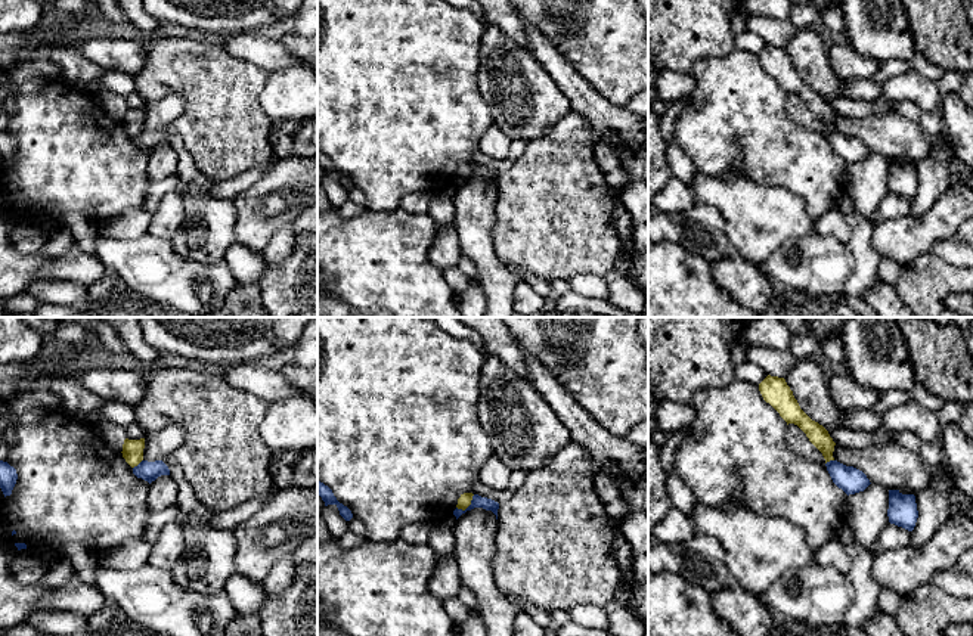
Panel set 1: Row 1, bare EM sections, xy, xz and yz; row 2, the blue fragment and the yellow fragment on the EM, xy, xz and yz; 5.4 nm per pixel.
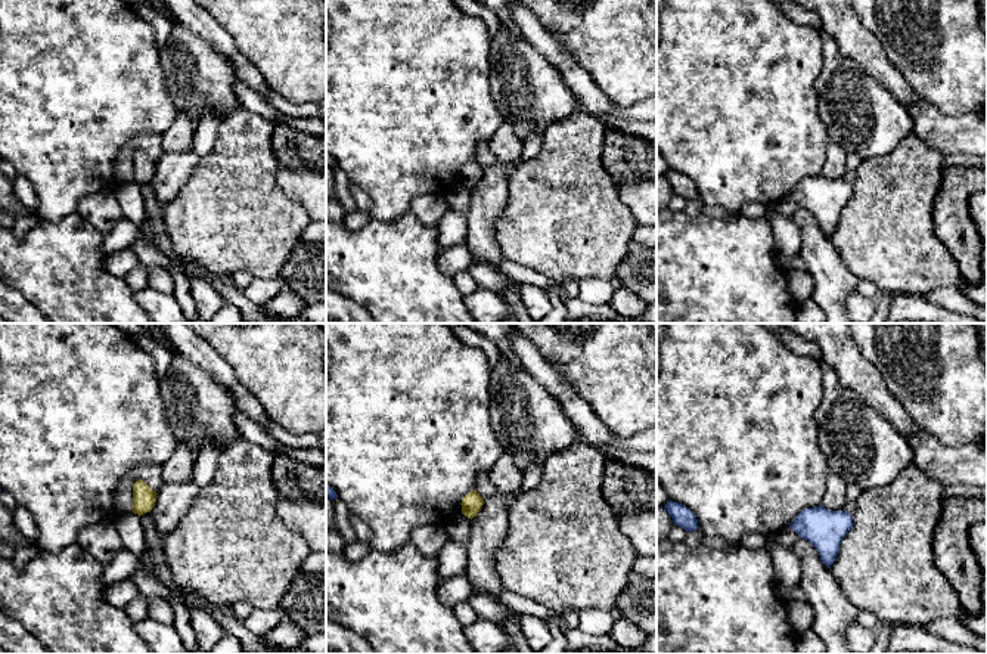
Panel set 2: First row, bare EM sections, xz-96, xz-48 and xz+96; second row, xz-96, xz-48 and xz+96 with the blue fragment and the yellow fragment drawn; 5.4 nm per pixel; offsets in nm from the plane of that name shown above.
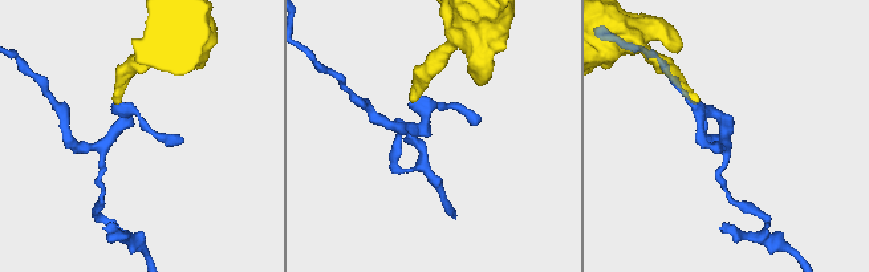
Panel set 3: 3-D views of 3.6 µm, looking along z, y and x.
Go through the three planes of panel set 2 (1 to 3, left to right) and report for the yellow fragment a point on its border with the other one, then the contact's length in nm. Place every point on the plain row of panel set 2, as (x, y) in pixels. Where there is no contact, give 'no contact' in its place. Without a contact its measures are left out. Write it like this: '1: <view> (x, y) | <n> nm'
1: no contact
2: no contact
3: no contact

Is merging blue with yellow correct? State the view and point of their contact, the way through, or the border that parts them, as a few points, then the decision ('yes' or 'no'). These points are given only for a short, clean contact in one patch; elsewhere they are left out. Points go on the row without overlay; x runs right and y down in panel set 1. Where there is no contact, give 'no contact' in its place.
contact xz (468, 176); border xz (474, 164), (464, 179), (456, 177); no

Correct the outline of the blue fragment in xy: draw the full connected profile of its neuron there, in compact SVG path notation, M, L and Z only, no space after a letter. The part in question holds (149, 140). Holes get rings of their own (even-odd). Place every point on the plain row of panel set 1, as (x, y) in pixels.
M142 130L137 136L133 137L133 143L151 153L161 145L170 145L170 139L162 130Z

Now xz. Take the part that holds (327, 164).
M317 151L317 164L325 171L325 176L335 174L338 177L338 180L340 180L340 184L345 190L350 190L353 187L351 180L347 176L344 176L343 173L340 173L337 170L337 167L334 165L332 159L328 155L325 155L323 152L320 152L320 151Z

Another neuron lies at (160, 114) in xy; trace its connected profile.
M167 94L161 100L146 103L143 130L155 131L171 125L185 109L185 99L182 94Z

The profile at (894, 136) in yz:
M836 112L834 130L862 140L871 153L887 159L908 158L915 162L930 156L933 146L942 140L955 152L955 143L941 133L929 137L918 125L898 112L871 115L867 118L843 117Z

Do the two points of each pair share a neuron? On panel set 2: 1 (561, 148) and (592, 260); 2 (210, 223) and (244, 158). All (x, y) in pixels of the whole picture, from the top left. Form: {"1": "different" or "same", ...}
{"1": "same", "2": "same"}

